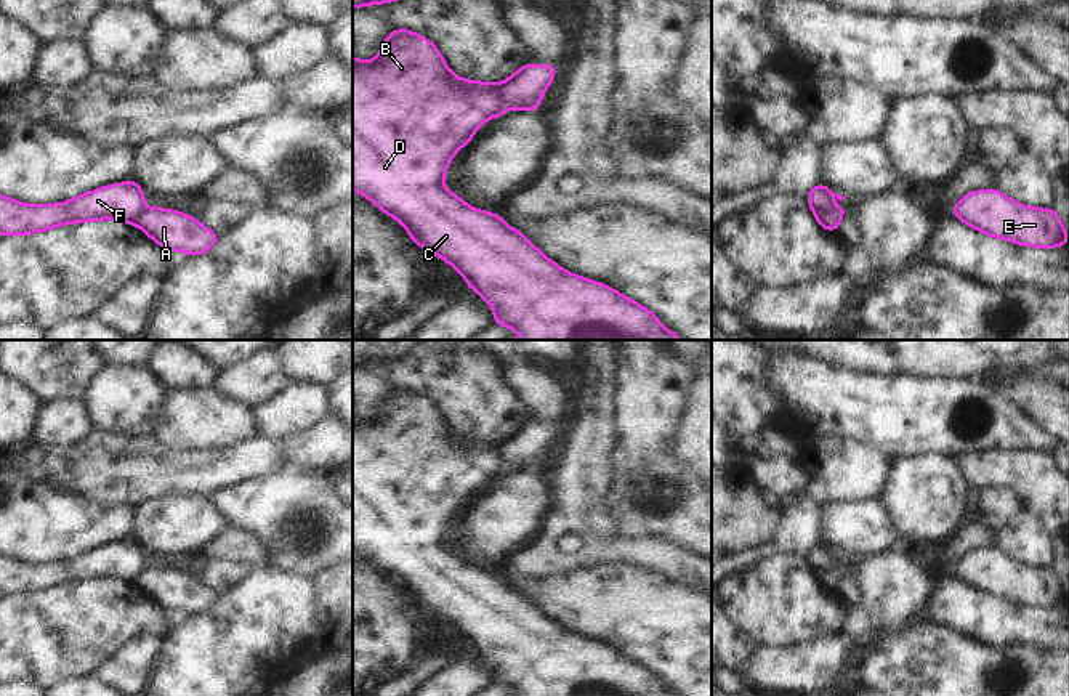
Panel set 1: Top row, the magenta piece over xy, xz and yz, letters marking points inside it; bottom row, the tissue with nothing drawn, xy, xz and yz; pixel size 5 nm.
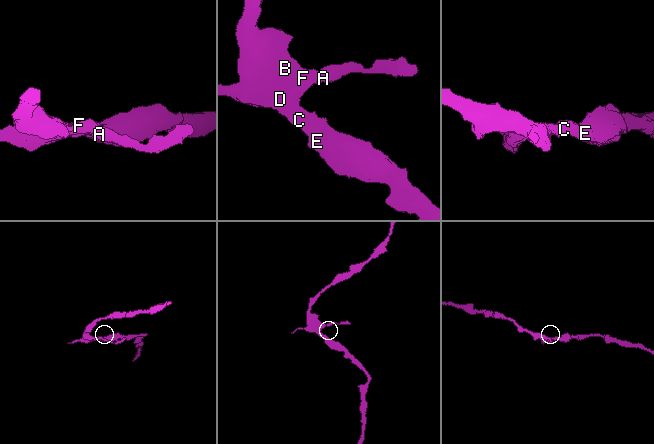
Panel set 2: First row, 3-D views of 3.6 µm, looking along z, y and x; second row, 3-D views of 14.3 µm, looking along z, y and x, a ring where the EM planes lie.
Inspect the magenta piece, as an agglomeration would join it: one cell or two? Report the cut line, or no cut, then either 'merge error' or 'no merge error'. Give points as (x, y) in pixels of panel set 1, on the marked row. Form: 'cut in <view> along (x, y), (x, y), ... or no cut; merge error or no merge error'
cut in yz along (813, 210), (835, 210), (842, 215); merge error

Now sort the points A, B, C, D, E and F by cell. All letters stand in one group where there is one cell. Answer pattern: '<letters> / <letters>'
A / B C D E F

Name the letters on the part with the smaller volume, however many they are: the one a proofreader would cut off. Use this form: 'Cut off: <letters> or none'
Cut off: A.

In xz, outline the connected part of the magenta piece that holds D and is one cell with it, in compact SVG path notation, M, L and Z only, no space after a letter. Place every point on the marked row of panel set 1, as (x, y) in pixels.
M394 29L383 42L378 55L372 61L361 61L353 56L353 189L372 200L381 212L397 220L412 237L413 244L444 258L465 277L466 285L479 293L494 308L494 324L511 327L521 340L683 340L678 334L667 330L659 318L635 300L623 297L620 292L587 277L572 274L547 258L522 231L506 226L498 213L482 212L470 207L463 199L449 191L442 180L447 175L447 164L457 151L466 146L478 127L492 117L503 117L505 109L500 98L500 85L492 82L465 80L452 74L433 42L407 29Z

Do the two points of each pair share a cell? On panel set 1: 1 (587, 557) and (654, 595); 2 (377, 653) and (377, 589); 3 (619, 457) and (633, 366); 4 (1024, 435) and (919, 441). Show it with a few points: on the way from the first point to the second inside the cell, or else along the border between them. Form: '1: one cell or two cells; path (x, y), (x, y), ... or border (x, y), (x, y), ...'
1: two cells; border (638, 565), (598, 563), (563, 574)
2: one cell; path (377, 637), (377, 605)
3: one cell; path (633, 435), (633, 388)
4: one cell; path (999, 435), (988, 435), (975, 445), (944, 441)

